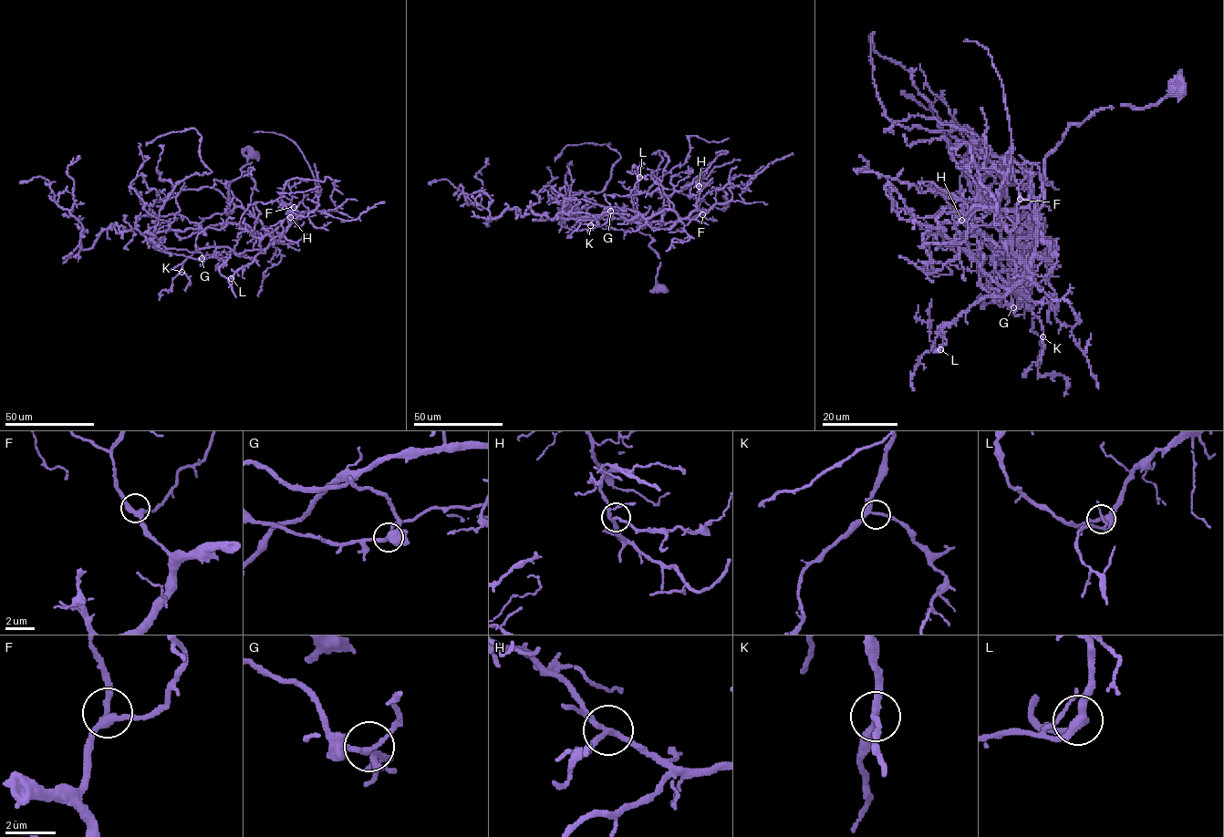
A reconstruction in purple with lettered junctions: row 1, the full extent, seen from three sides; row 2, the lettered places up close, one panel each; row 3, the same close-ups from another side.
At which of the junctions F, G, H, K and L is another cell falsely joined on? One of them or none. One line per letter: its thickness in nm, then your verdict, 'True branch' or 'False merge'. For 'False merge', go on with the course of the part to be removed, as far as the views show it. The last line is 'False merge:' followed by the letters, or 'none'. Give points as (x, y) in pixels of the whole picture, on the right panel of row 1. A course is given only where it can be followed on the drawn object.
F: Thickness 300 nm. True branch
G: Thickness 220 nm. True branch
H: Thickness 190 nm. True branch
K: Thickness 240 nm. True branch
L: Thickness 300 nm. True branch
False merge: none

